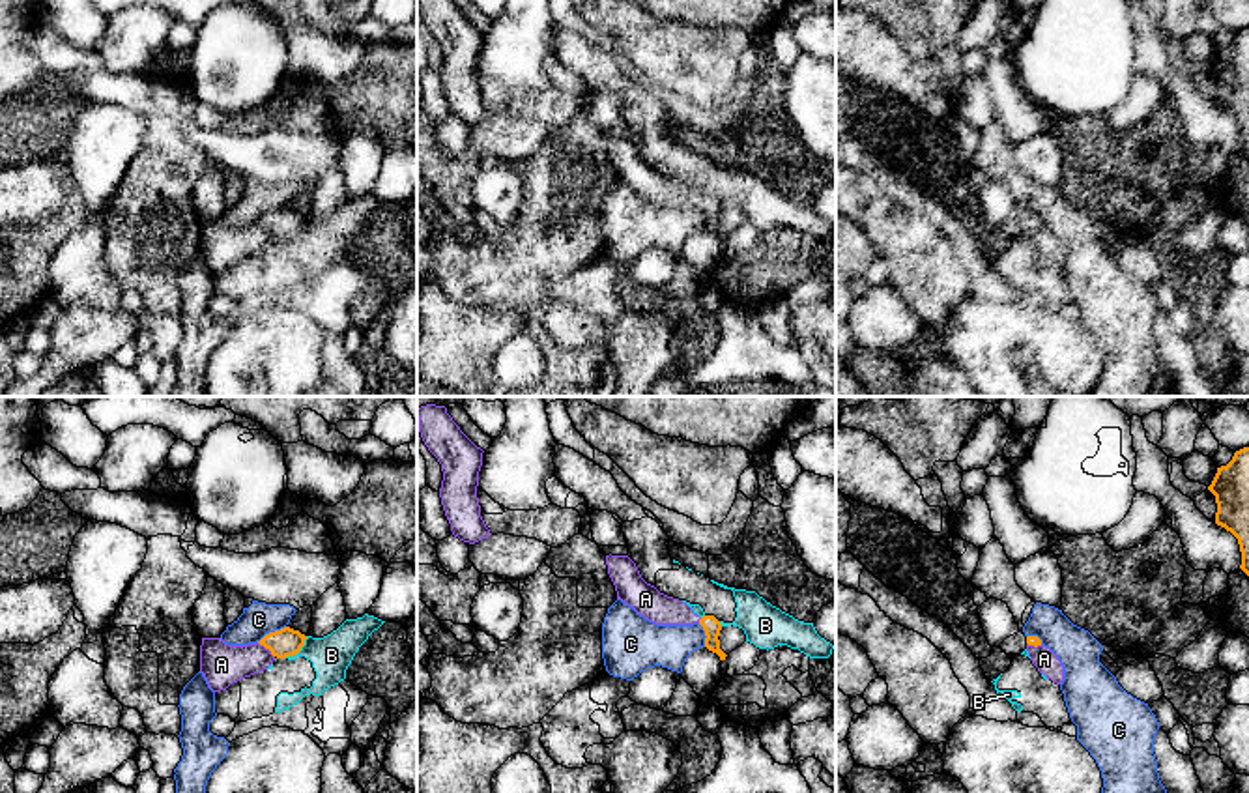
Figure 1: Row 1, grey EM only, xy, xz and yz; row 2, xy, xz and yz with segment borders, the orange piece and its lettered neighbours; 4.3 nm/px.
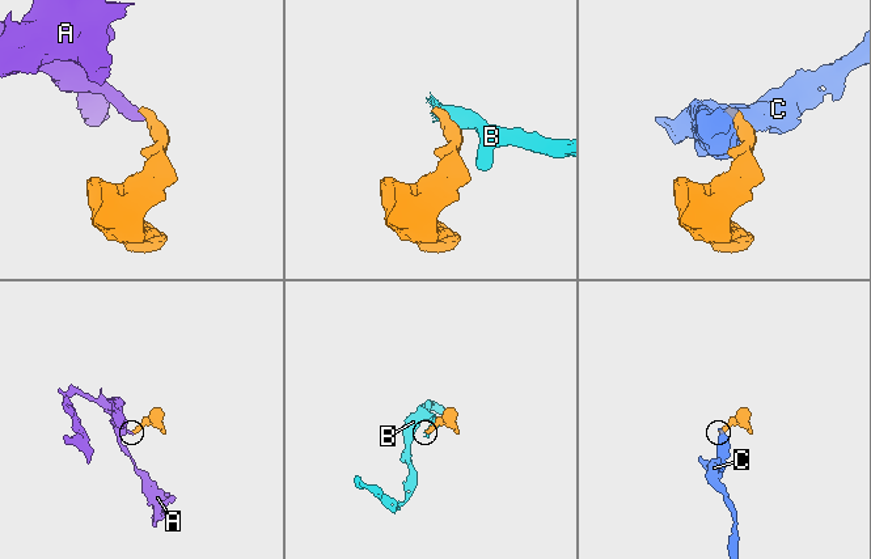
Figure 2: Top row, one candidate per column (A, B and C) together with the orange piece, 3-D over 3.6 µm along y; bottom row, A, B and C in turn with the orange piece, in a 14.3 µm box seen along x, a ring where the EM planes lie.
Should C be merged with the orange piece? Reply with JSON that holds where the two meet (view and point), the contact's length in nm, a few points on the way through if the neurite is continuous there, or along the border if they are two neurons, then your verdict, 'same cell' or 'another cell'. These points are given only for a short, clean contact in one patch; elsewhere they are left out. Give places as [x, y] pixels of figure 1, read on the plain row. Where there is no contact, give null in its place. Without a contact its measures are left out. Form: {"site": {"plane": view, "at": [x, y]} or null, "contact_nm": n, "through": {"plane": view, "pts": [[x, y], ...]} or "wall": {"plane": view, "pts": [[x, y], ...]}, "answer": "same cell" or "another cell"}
{"site": {"plane": "xy", "at": [270, 214]}, "contact_nm": 150, "wall": {"plane": "xy", "pts": [[285, 206], [266, 214], [257, 223]]}, "answer": "another cell"}

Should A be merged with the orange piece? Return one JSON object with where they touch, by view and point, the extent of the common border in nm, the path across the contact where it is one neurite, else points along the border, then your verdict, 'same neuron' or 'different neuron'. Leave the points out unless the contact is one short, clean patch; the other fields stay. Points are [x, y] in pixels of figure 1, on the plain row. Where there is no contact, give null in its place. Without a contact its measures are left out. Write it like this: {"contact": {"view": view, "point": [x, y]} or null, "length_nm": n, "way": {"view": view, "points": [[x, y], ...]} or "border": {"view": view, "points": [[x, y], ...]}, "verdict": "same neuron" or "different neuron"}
{"contact": {"view": "xy", "point": [268, 229]}, "length_nm": 100, "way": {"view": "xy", "points": [[287, 223], [268, 229], [258, 238], [221, 245]]}, "verdict": "same neuron"}

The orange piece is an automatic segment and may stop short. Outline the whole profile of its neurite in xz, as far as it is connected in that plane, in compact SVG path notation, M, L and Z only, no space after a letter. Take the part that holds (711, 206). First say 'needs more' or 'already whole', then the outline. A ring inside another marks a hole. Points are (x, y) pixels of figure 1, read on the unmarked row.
needs more; M606 137L608 155L615 166L617 180L632 187L639 196L656 206L694 206L705 211L705 228L725 241L720 230L722 204L714 196L699 198L686 183L660 174L647 165L628 137Z

